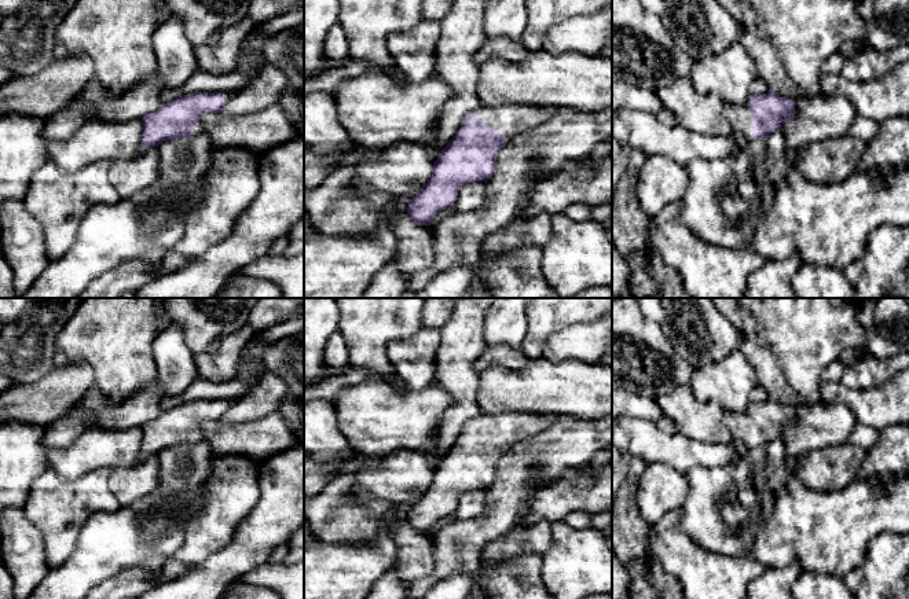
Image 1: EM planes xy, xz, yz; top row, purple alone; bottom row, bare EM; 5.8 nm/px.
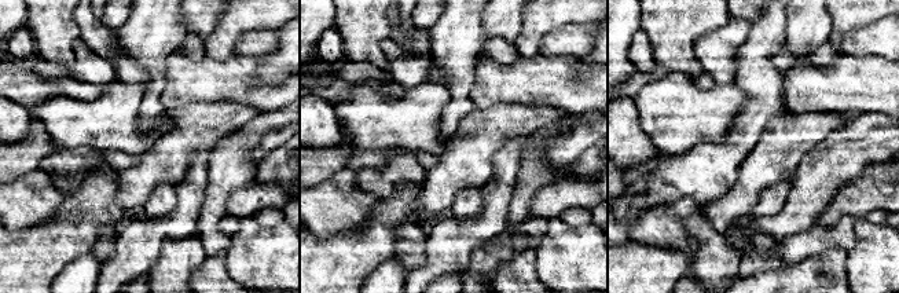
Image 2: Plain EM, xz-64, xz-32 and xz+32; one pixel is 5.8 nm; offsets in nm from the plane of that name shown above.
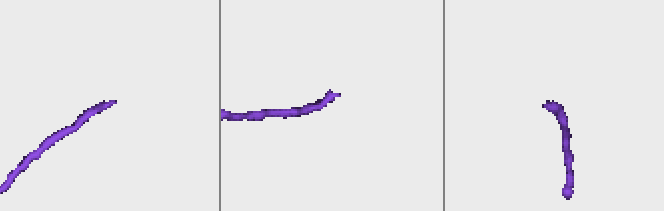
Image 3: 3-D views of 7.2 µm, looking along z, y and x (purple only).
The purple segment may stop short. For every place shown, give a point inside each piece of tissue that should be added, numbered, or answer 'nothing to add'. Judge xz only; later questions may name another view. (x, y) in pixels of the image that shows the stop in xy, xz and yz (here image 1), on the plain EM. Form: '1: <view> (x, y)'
1: xz (510, 427)

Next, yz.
1: yz (739, 426)

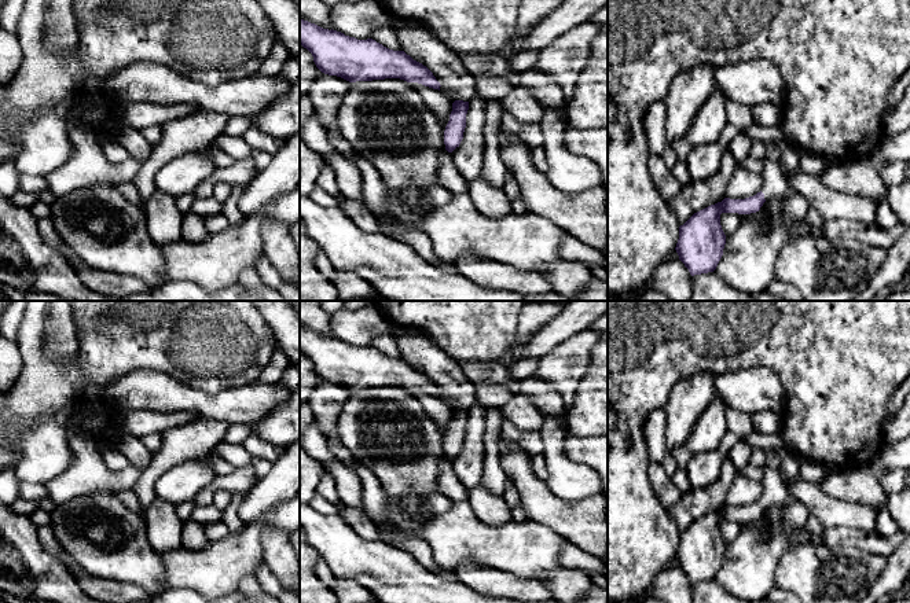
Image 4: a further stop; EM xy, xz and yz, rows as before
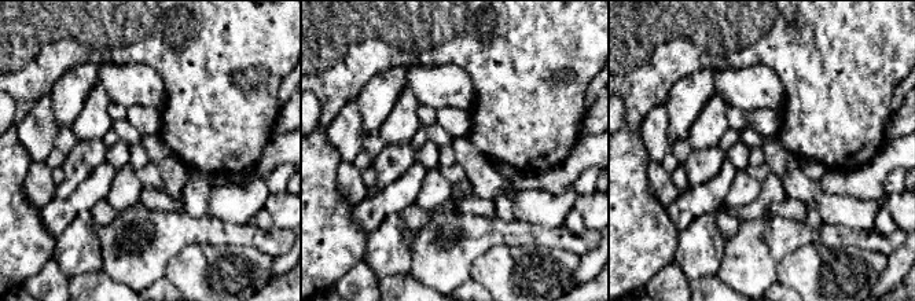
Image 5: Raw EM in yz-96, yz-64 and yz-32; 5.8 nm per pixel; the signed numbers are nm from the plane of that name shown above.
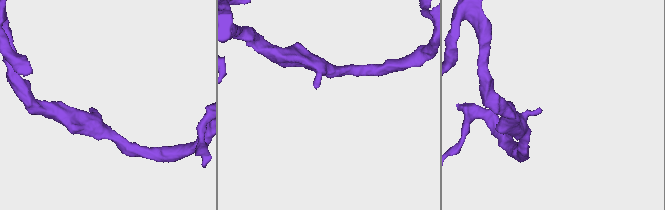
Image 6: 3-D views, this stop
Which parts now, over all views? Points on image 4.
1: yz (774, 491)

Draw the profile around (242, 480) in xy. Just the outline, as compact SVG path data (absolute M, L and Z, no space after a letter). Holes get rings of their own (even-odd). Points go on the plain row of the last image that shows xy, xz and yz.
M253 466L235 468L228 475L216 475L214 481L206 485L194 497L197 507L208 507L213 504L213 494L216 490L228 490L231 493L246 493L257 483Z

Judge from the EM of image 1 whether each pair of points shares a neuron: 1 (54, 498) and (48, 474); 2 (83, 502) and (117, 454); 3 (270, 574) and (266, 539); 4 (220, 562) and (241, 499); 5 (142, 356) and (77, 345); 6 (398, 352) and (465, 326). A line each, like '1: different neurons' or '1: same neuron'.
1: same neuron
2: different neurons
3: different neurons
4: different neurons
5: same neuron
6: different neurons

